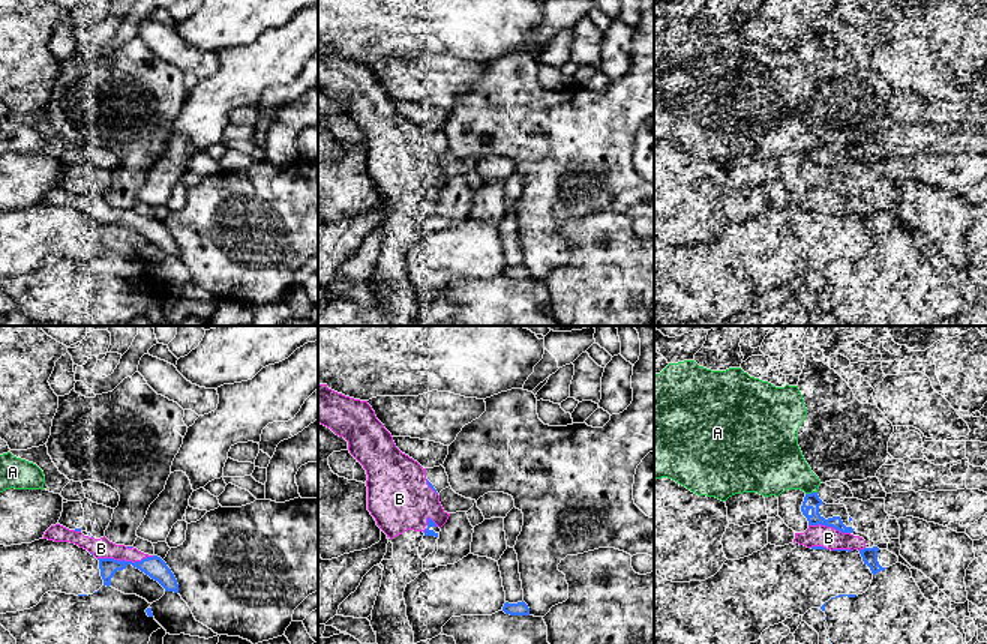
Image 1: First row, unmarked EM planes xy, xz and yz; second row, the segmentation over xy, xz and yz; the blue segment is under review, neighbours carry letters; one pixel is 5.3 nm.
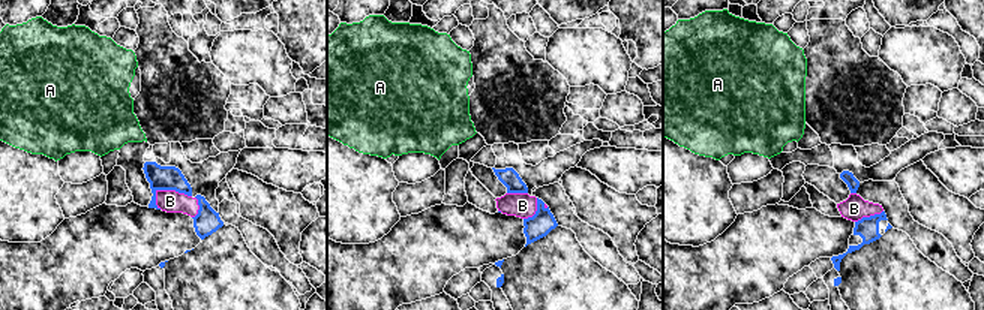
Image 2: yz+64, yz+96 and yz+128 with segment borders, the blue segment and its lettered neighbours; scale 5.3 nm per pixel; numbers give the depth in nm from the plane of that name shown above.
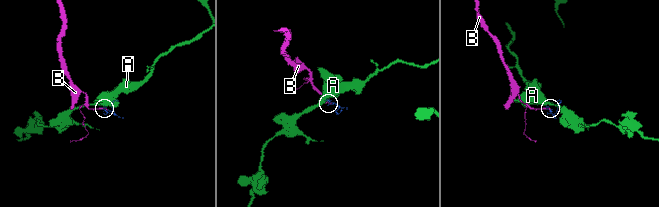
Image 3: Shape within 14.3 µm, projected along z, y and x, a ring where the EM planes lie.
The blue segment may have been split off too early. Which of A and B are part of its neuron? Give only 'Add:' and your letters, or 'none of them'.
Add: B

